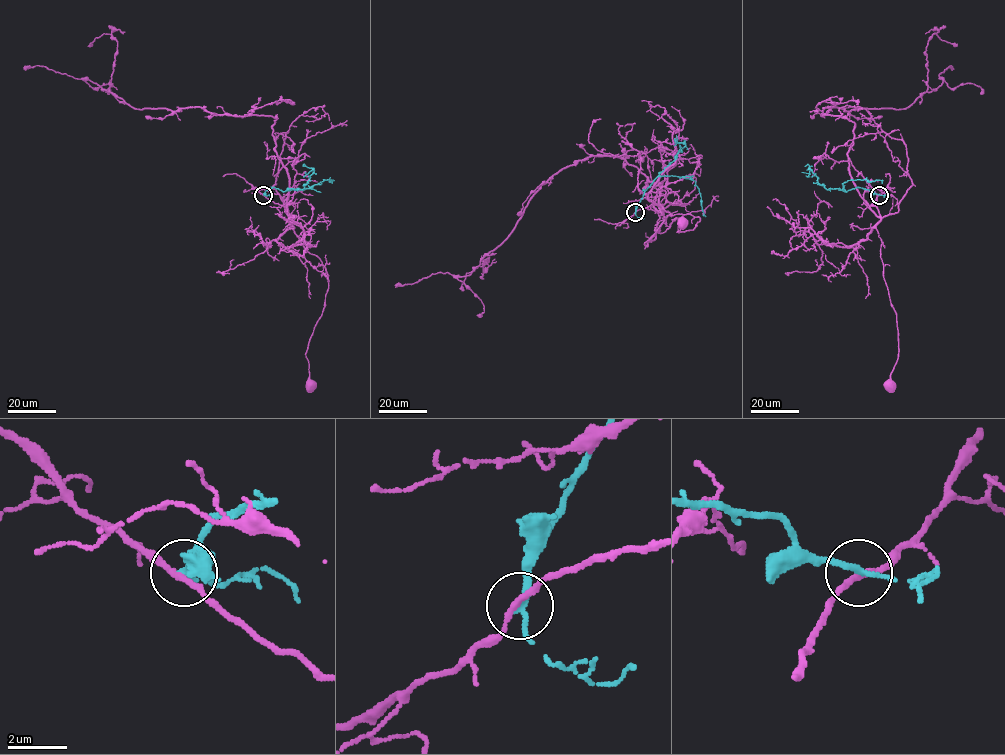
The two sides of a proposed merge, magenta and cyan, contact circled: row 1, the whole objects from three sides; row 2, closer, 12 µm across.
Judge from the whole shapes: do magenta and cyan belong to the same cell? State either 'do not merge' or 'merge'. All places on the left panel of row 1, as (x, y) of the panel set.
do not merge

